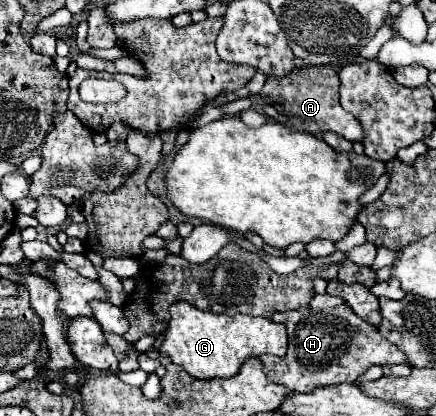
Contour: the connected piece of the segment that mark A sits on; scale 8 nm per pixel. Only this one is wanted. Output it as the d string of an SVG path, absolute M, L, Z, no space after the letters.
M304 66L294 68L290 74L278 78L270 76L260 92L262 100L274 106L282 116L288 118L292 128L302 132L336 132L350 142L362 142L362 126L352 118L352 114L344 112L338 102L338 74L332 66Z

